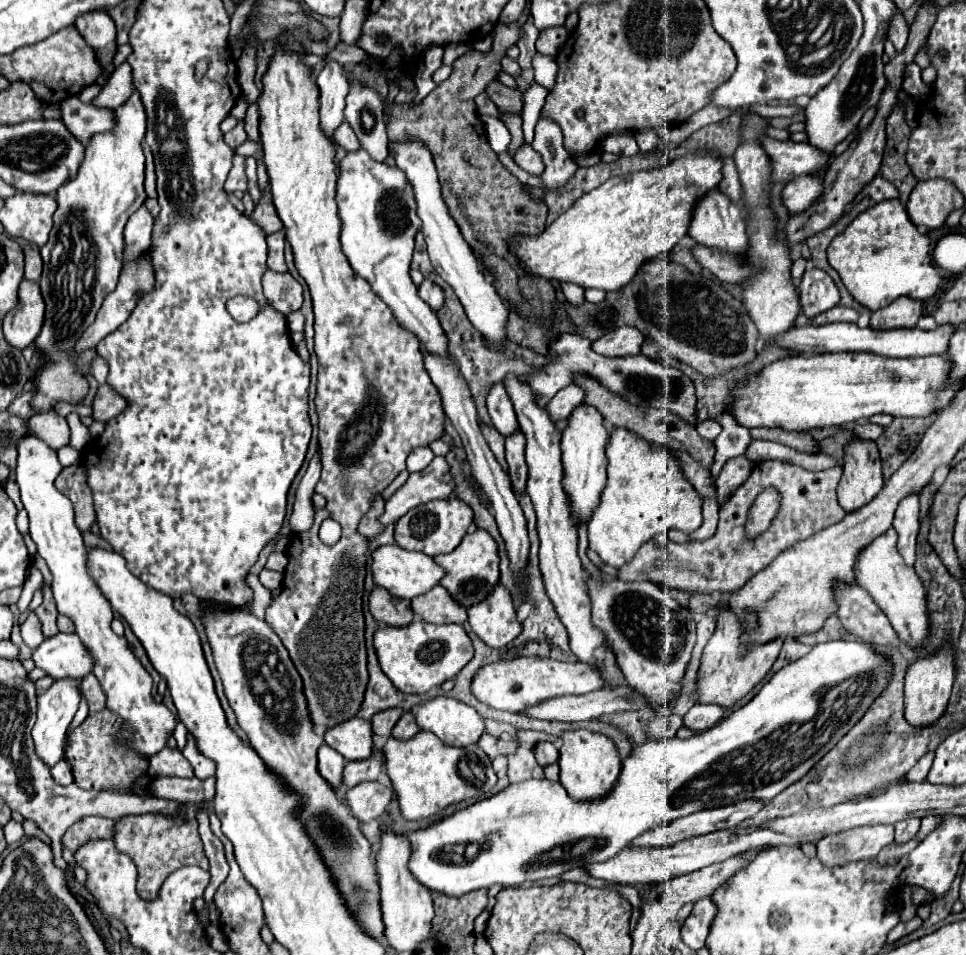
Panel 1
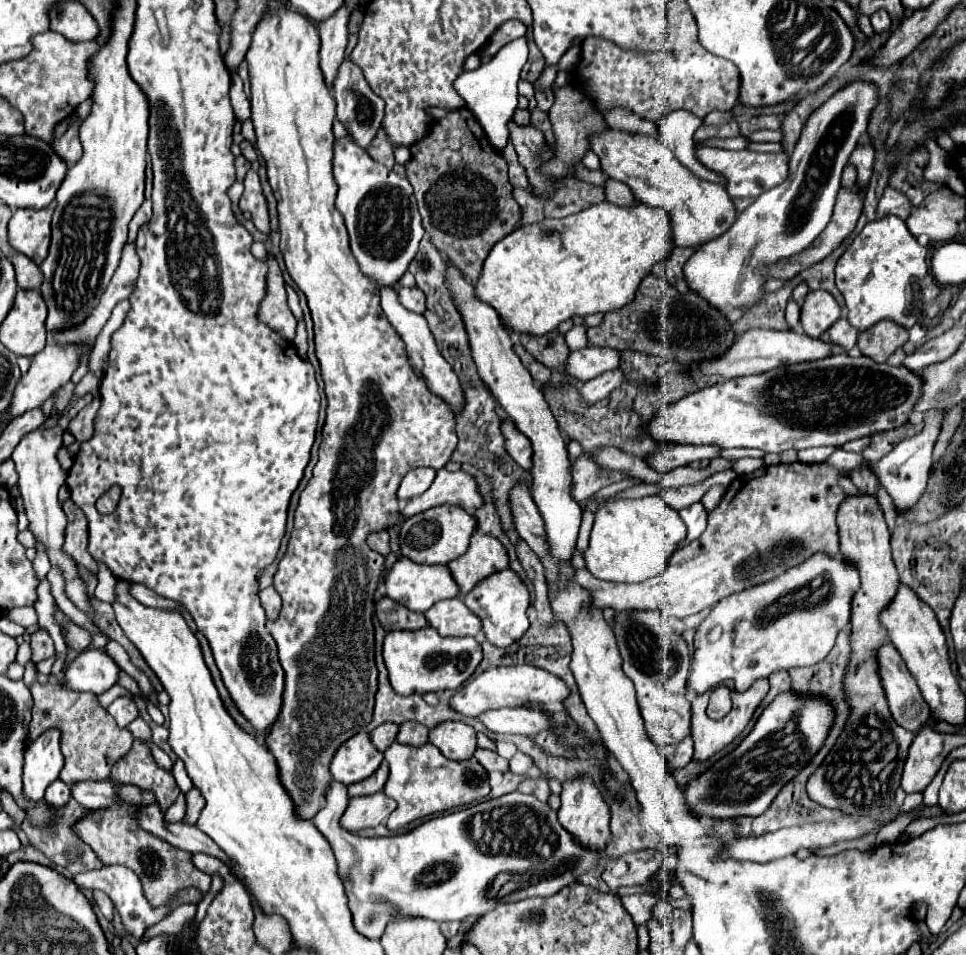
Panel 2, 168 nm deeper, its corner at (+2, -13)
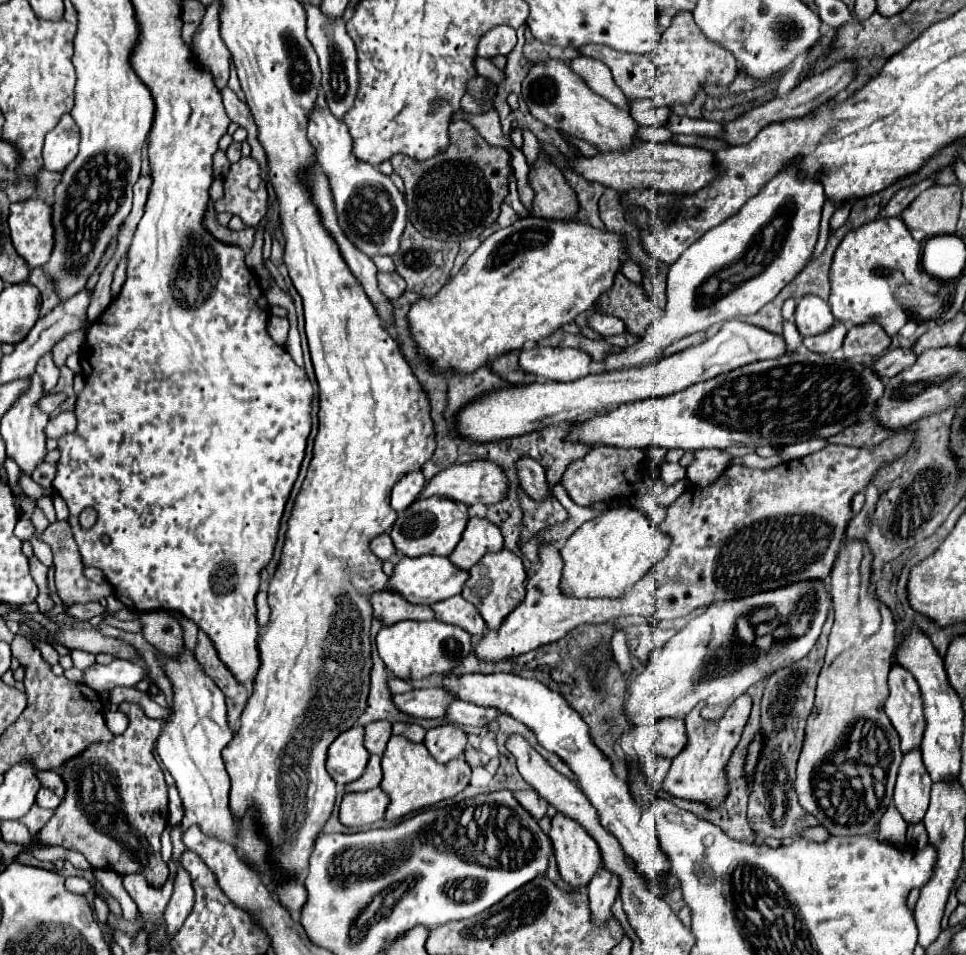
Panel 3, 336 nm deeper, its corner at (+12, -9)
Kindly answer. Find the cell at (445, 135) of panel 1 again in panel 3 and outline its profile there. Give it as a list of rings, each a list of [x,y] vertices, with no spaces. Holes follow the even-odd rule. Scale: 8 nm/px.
[[[452,121],[448,127],[450,145],[426,161],[394,155],[394,171],[404,179],[406,205],[410,223],[430,239],[464,241],[478,237],[498,215],[508,187],[508,161],[502,147],[486,143],[480,133],[466,121]]]

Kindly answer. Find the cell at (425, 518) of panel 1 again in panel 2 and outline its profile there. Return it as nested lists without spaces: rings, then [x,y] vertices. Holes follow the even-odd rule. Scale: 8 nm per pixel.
[[[456,505],[432,507],[428,511],[422,511],[418,515],[408,517],[402,523],[400,551],[402,551],[404,557],[408,557],[408,559],[412,559],[416,563],[444,565],[444,563],[450,563],[456,557],[466,553],[474,529],[476,529],[476,519],[472,515],[468,515],[464,509],[460,509]]]

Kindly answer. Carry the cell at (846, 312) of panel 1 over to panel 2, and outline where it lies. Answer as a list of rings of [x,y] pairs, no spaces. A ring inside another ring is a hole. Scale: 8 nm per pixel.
[[[842,317],[820,339],[824,339],[826,343],[836,345],[848,353],[856,345],[856,337],[858,337],[858,331],[854,331],[854,327]]]

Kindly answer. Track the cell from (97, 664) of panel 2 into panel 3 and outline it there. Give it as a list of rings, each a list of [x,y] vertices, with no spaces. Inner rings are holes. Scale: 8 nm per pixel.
[[[116,659],[110,665],[100,665],[94,663],[88,669],[84,669],[84,685],[88,685],[90,689],[94,689],[96,693],[102,693],[106,689],[114,689],[118,685],[124,687],[134,687],[138,681],[142,681],[144,677],[144,669],[124,661],[124,659]]]

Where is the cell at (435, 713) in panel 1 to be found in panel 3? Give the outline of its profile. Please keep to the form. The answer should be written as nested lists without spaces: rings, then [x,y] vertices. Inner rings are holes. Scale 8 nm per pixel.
[[[446,723],[428,729],[424,745],[432,753],[432,757],[438,763],[448,763],[456,757],[460,757],[460,751],[464,753],[466,749],[466,733],[458,725]]]

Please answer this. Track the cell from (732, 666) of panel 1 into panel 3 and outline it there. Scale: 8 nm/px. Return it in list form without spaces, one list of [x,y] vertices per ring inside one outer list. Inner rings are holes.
[[[748,693],[740,695],[726,711],[726,715],[720,721],[708,723],[708,720],[701,716],[700,708],[705,705],[700,702],[690,713],[684,717],[686,721],[686,737],[688,743],[680,755],[672,759],[672,767],[664,779],[664,789],[676,797],[702,801],[708,805],[720,805],[726,795],[726,779],[724,779],[724,767],[728,763],[728,757],[732,755],[736,743],[740,741],[742,729],[748,721],[752,699]]]

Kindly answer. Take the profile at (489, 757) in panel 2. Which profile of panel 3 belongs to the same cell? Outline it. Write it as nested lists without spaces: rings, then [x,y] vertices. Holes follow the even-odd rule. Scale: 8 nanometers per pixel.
[[[468,747],[468,749],[464,751],[464,759],[468,761],[468,765],[470,765],[470,767],[486,765],[486,763],[490,761],[490,757],[488,757],[486,753],[482,753],[482,751],[478,751],[478,749],[472,749],[472,747]]]

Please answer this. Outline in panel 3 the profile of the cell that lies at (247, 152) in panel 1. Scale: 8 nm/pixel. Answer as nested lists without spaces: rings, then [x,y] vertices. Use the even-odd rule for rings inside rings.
[[[218,151],[216,157],[214,157],[214,177],[216,179],[226,179],[228,177],[228,171],[230,171],[230,161],[226,157],[224,151]]]

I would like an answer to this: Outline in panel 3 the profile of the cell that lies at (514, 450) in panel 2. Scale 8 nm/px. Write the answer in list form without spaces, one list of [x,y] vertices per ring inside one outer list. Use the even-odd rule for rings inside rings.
[[[522,455],[516,461],[516,469],[518,469],[518,477],[520,477],[520,485],[524,487],[524,491],[532,497],[532,499],[546,499],[548,493],[548,483],[544,477],[544,469],[538,461],[534,461],[528,455]]]

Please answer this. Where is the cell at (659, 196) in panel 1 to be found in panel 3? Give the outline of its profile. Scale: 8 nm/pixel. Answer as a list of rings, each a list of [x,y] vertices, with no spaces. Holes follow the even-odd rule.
[[[528,215],[510,227],[498,229],[480,243],[458,275],[450,279],[436,297],[420,299],[412,305],[408,319],[420,353],[432,359],[436,371],[454,369],[458,373],[472,373],[486,363],[490,355],[522,349],[526,341],[542,341],[564,323],[572,323],[580,313],[588,311],[598,297],[614,285],[626,249],[624,233],[598,229],[576,217],[542,219]]]

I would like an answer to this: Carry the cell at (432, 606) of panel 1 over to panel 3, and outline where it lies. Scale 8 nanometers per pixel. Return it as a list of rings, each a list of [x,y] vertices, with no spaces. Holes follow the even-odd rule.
[[[454,595],[450,599],[438,601],[436,605],[432,605],[432,611],[438,621],[452,623],[468,631],[470,635],[482,635],[486,631],[486,623],[480,617],[478,609],[470,601],[466,601],[462,595]]]

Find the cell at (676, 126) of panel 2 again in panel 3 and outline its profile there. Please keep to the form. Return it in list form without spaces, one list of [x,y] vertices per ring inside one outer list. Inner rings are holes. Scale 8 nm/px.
[[[632,101],[630,107],[630,115],[636,119],[636,123],[646,127],[666,127],[672,117],[670,107],[654,107],[648,101]]]

